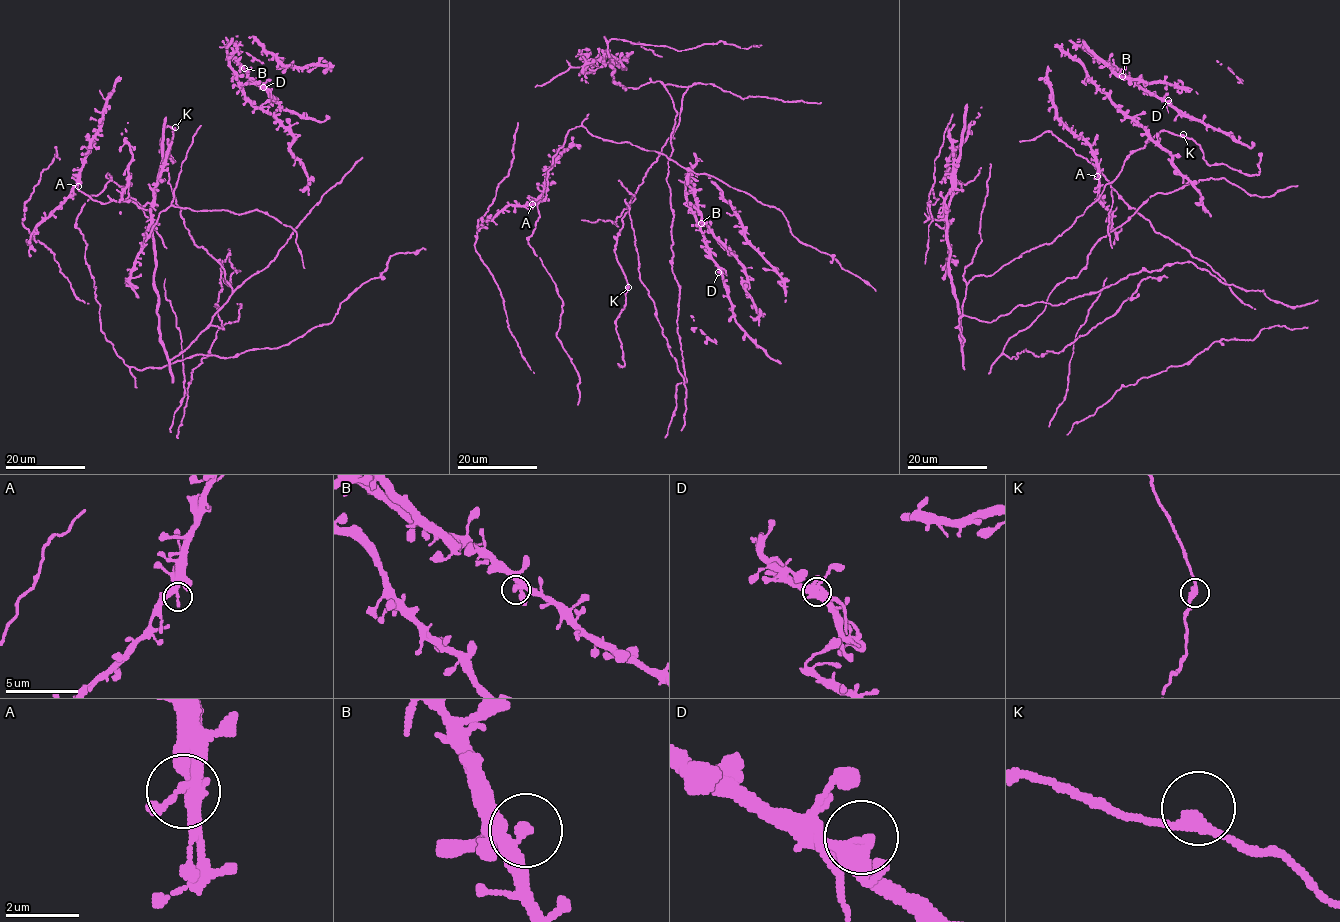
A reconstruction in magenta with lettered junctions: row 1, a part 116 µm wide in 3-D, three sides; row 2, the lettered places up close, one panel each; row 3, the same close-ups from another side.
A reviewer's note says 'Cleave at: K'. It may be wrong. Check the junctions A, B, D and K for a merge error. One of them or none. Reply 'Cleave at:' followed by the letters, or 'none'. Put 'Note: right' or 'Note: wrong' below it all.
Cleave at: none
Note: wrong

